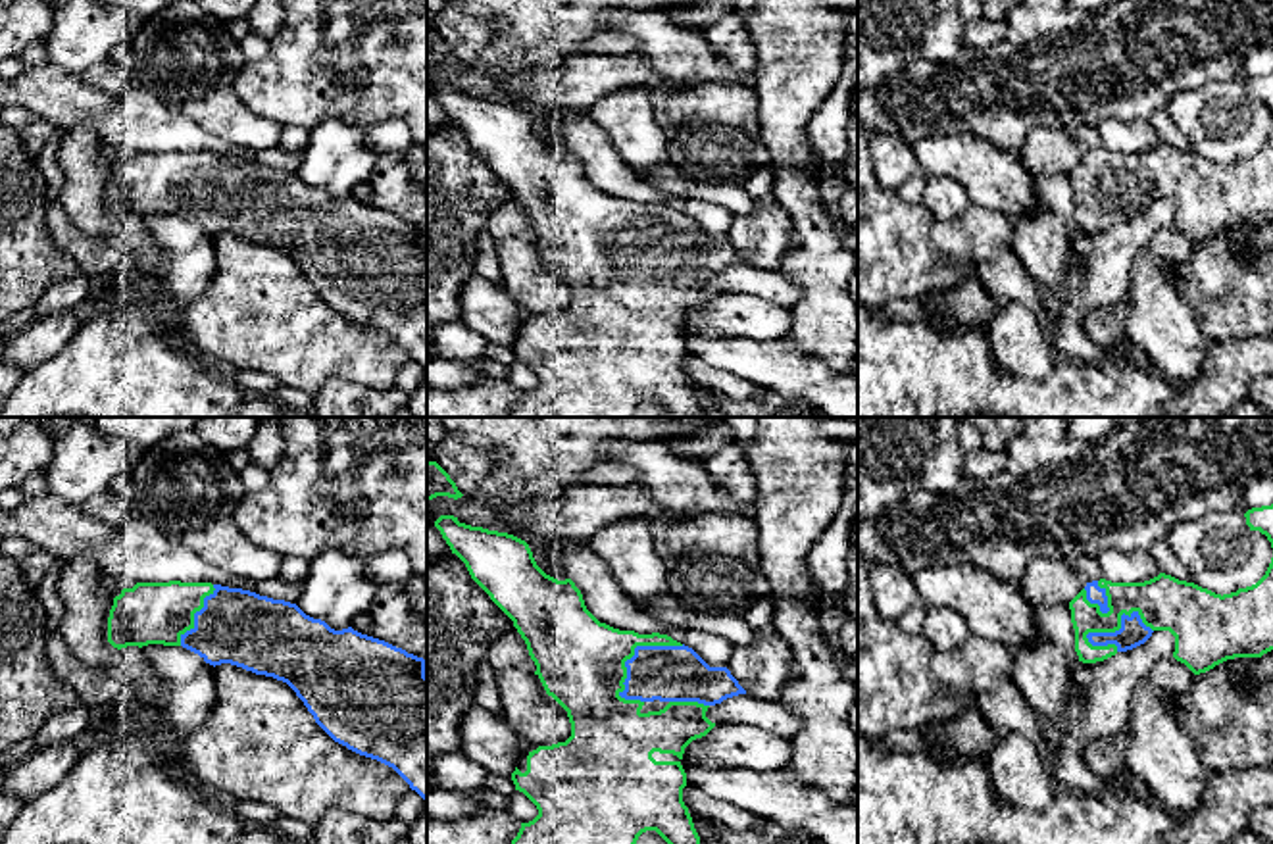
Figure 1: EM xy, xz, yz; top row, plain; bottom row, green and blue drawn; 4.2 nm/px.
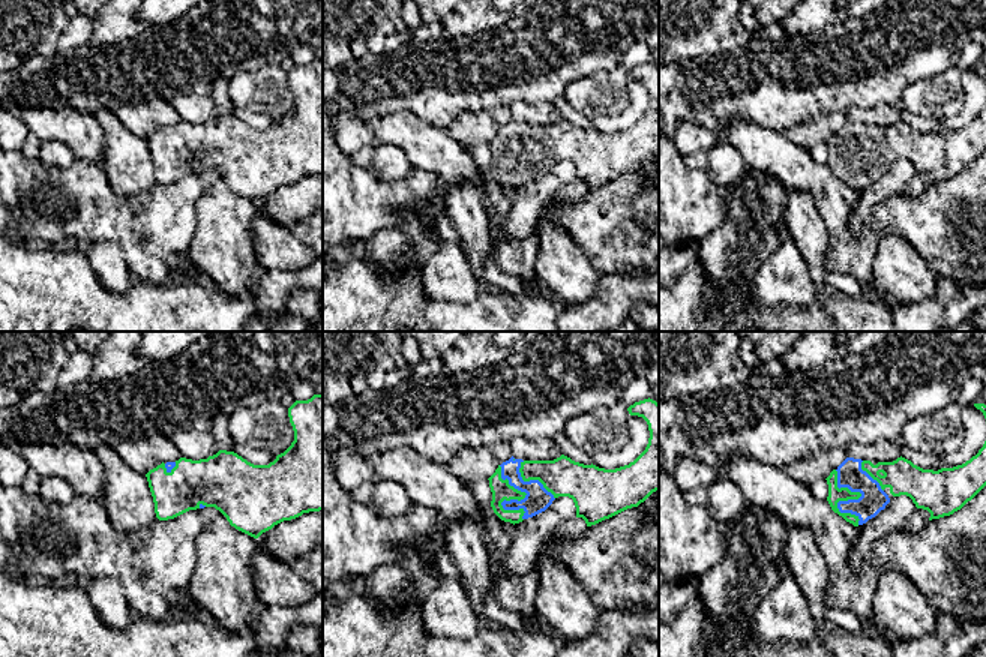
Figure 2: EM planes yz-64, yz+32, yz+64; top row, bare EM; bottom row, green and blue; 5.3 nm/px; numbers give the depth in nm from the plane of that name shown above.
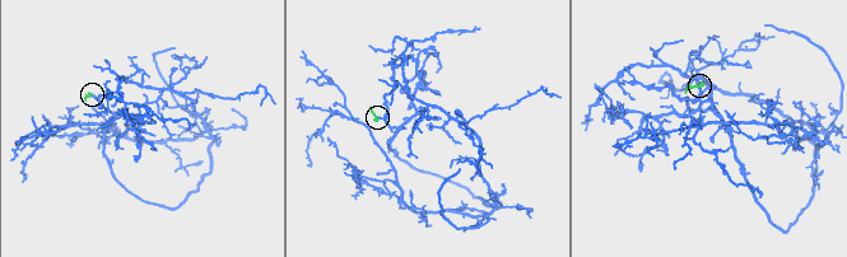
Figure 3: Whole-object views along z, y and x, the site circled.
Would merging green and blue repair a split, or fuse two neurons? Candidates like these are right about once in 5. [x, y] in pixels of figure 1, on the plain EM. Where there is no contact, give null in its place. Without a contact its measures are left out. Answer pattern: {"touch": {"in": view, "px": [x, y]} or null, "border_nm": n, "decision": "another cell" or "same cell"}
{"touch": {"in": "yz", "px": [1120, 193]}, "border_nm": 280, "decision": "same cell"}

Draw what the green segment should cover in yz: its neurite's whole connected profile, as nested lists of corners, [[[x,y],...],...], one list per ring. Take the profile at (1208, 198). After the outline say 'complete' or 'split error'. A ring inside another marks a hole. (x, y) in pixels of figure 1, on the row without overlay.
[[[1273,127],[1265,144],[1252,156],[1231,163],[1215,163],[1194,152],[1160,142],[1144,152],[1086,152],[1069,171],[1079,231],[1104,231],[1117,221],[1144,213],[1154,200],[1175,206],[1173,227],[1194,244],[1235,227],[1261,227],[1273,219]]]; split error

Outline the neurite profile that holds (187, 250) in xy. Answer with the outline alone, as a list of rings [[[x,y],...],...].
[[[183,215],[140,217],[162,250],[162,286],[179,304],[194,304],[215,273],[215,236]]]

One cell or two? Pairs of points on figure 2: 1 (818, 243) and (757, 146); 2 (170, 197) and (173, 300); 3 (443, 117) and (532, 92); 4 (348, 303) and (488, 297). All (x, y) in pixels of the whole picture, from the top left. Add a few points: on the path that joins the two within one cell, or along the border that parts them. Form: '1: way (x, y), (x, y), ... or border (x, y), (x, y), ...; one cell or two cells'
1: border (788, 188), (808, 191), (818, 209); two cells
2: border (173, 276), (161, 284), (150, 284), (137, 278); two cells
3: way (465, 99), (480, 99), (485, 95), (509, 92); one cell
4: way (383, 311), (453, 314); one cell

